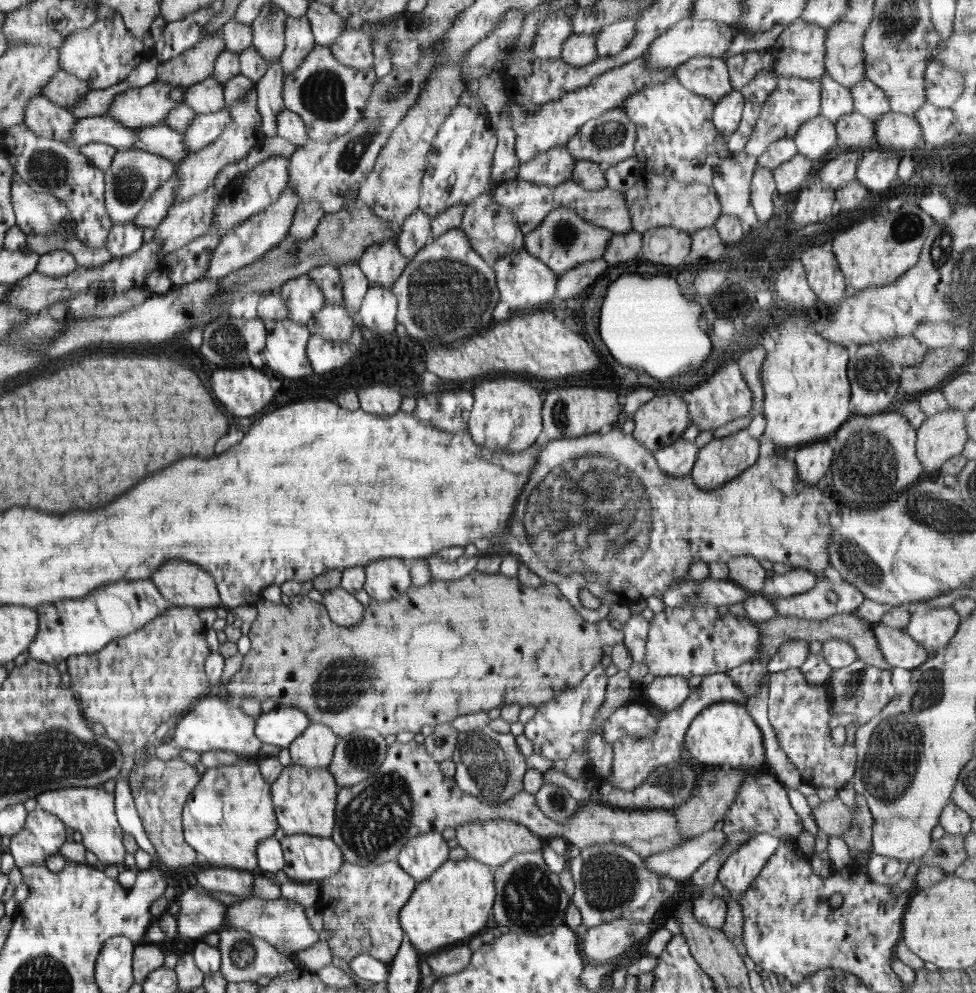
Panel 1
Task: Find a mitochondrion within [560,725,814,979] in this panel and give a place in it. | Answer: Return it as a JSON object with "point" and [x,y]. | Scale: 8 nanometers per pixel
{"point":[610,881]}

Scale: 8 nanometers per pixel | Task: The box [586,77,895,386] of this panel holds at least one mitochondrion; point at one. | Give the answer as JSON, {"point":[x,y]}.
{"point":[610,133]}

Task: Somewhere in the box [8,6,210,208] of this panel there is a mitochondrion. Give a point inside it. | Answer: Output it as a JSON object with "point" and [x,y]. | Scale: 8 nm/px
{"point":[48,169]}

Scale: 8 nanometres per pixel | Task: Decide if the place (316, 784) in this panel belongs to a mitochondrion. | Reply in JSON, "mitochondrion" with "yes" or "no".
{"mitochondrion":"no"}

